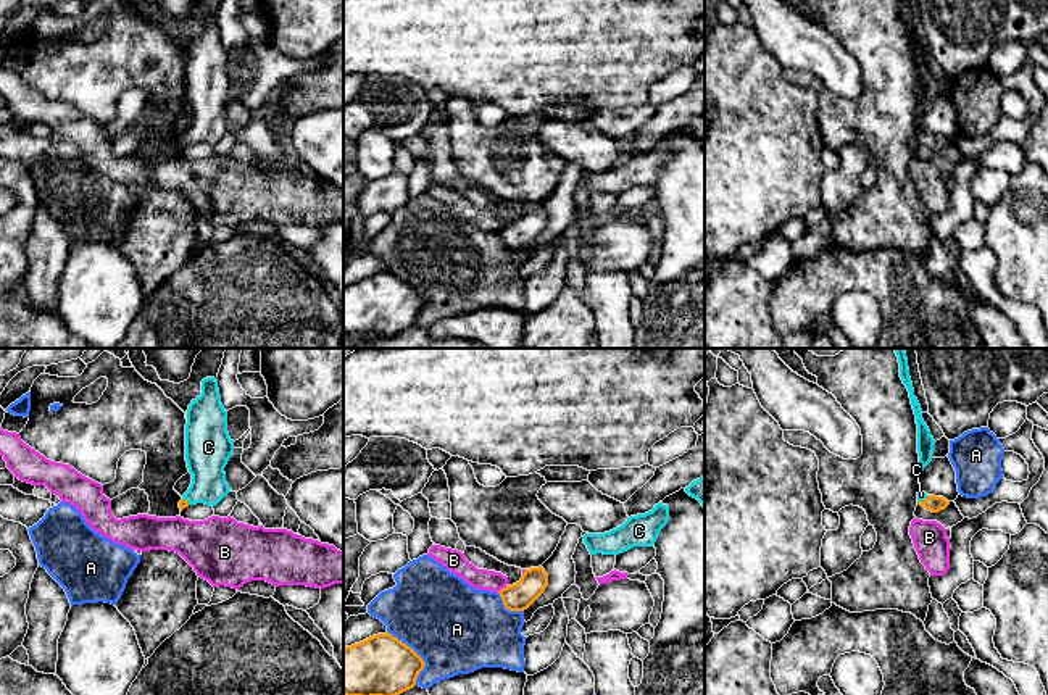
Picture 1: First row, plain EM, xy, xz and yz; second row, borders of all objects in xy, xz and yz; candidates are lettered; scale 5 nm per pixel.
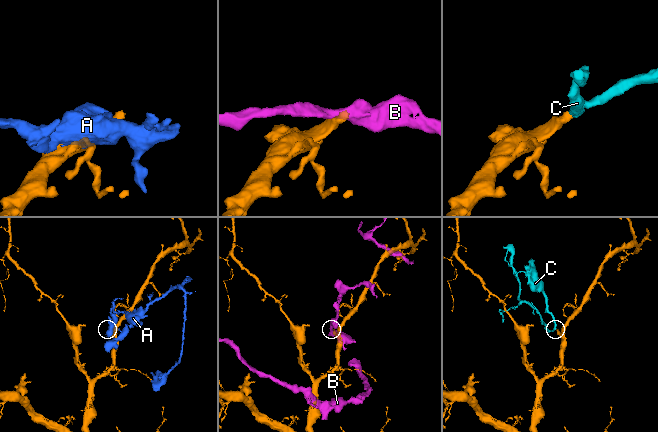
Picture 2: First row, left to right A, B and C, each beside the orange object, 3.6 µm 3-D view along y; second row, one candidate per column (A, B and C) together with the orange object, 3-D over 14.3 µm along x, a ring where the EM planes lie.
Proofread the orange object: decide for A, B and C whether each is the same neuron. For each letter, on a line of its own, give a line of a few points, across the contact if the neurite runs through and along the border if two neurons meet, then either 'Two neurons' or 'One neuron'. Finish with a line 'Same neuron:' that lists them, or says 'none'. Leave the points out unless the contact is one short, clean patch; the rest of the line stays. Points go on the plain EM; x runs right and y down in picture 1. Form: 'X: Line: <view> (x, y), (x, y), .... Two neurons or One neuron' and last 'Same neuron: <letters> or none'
A: Two neurons
B: Two neurons
C: Line: yz (934, 142), (924, 139), (921, 134). One neuron
Same neuron: C

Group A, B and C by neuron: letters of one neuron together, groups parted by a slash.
A / B / C

